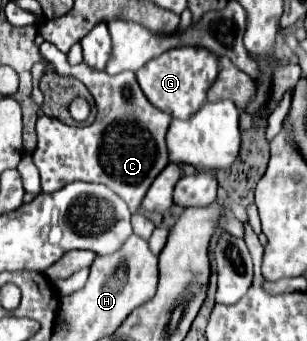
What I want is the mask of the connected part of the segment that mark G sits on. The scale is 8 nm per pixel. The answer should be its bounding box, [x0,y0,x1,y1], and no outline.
[137,45,219,119]

